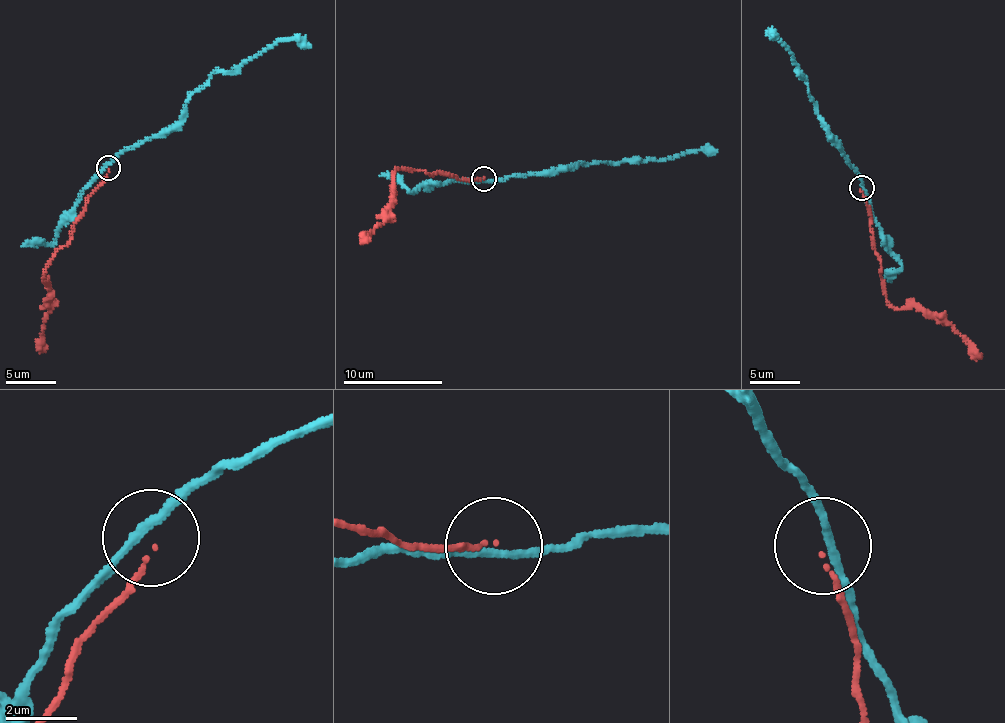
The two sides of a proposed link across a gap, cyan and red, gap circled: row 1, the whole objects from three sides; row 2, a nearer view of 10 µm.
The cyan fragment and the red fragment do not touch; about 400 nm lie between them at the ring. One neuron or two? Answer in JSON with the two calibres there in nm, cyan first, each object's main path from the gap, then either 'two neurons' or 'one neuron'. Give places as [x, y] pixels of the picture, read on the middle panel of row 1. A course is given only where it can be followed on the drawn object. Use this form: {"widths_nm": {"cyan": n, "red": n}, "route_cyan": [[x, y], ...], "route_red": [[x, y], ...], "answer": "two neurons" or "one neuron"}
{"widths_nm": {"cyan": 240, "red": 90}, "route_cyan": [[482, 181], [556, 172], [576, 163], [665, 161], [687, 153], [711, 149], [717, 151]], "route_red": [[484, 177], [398, 168], [394, 175], [394, 199], [389, 217], [361, 237]], "answer": "two neurons"}

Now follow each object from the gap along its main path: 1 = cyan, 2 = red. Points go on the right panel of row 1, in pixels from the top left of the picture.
1: (863, 187), (818, 116), (807, 79), (799, 73), (792, 52), (770, 32), (773, 37)
2: (860, 189), (881, 266), (886, 299), (896, 309), (920, 305), (936, 312), (963, 338), (976, 361)

